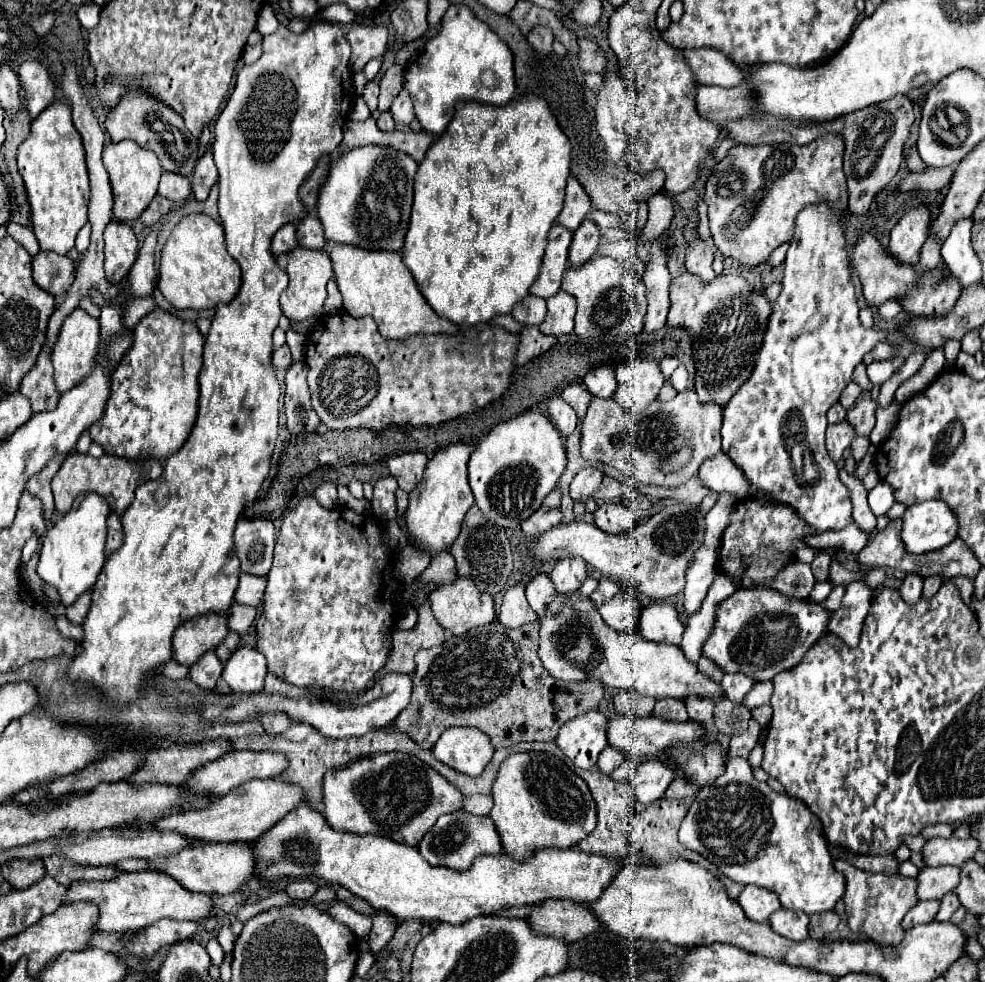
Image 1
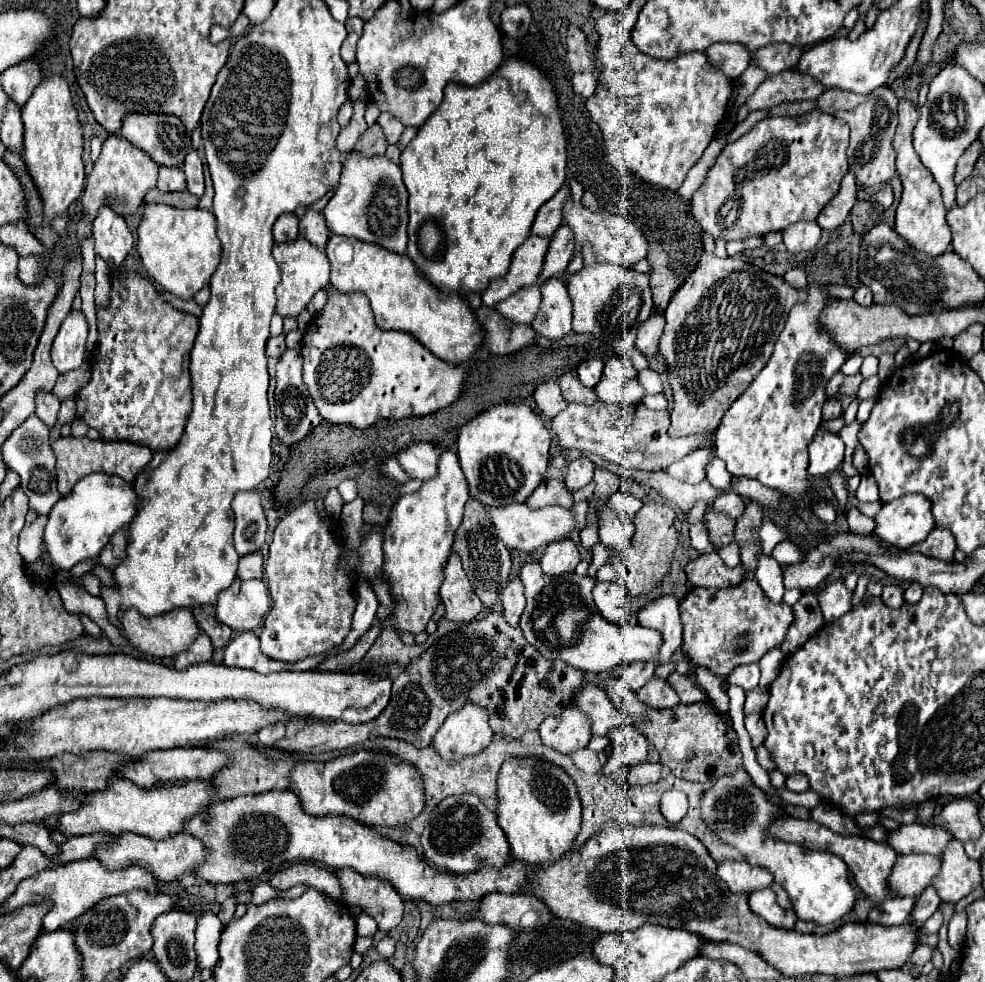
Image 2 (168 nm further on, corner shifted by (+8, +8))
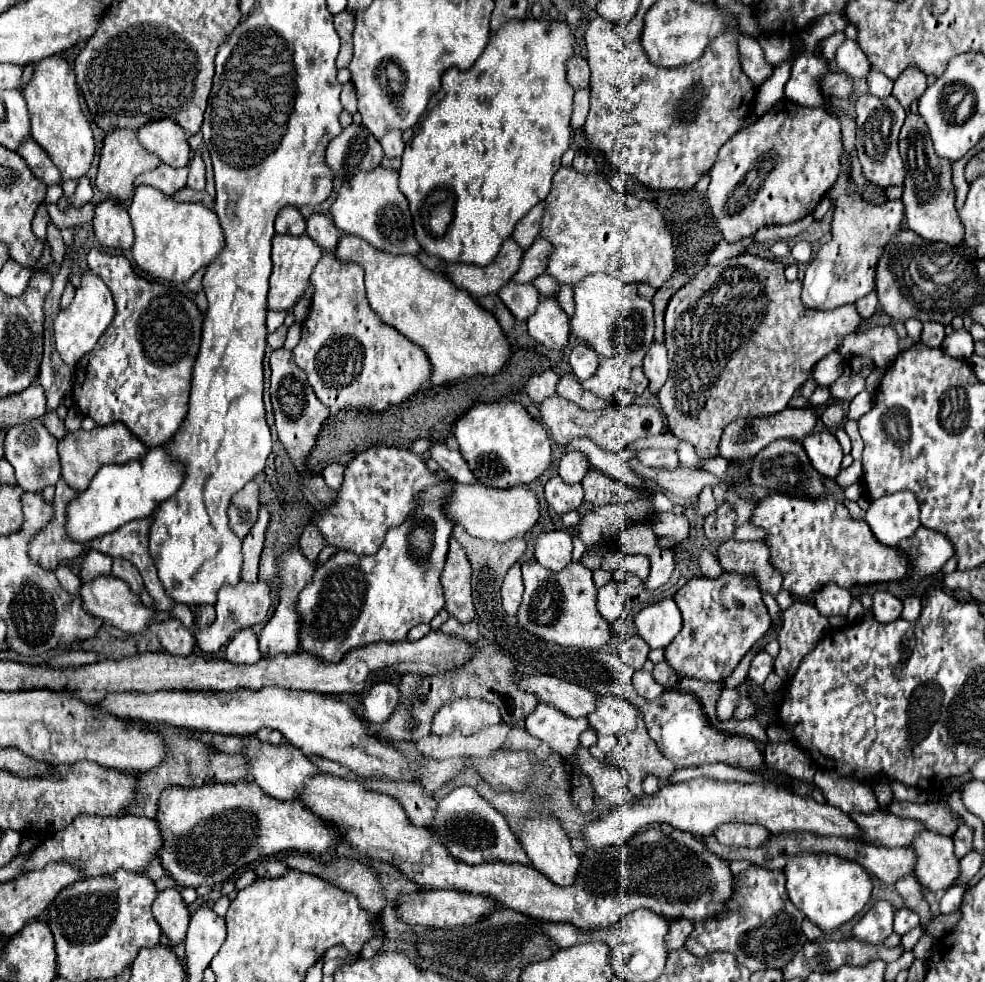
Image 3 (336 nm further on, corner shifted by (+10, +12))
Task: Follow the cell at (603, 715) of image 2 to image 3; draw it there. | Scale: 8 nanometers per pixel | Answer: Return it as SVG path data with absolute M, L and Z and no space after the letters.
M519 676L519 686L527 692L535 692L541 702L553 704L563 714L571 718L583 718L595 712L599 694L565 680L559 680L555 676Z

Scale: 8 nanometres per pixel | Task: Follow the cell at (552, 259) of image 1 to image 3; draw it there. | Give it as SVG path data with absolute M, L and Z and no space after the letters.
M513 238L503 244L495 264L489 266L467 266L467 264L447 264L447 276L463 290L467 290L473 298L487 296L499 292L521 268L523 254L527 250L521 248Z

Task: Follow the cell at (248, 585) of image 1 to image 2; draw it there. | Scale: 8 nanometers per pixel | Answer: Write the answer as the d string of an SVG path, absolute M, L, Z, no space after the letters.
M251 552L249 556L243 556L239 560L237 576L239 576L239 580L261 578L263 576L263 556L261 556L261 552Z

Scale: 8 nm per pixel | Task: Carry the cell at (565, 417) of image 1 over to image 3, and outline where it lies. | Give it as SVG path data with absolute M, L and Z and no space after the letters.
M547 370L543 374L531 376L531 380L527 382L527 394L531 398L531 402L541 404L547 398L557 396L557 386L559 386L559 376L553 370Z

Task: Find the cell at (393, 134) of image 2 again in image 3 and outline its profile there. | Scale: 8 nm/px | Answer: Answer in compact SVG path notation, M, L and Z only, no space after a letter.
M387 130L385 136L379 140L383 146L383 152L387 158L399 158L403 154L403 140L401 140L401 130Z

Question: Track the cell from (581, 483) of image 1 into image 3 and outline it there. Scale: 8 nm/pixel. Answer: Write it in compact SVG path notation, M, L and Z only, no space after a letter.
M567 452L559 462L559 476L567 484L577 484L583 480L589 468L591 464L583 452Z

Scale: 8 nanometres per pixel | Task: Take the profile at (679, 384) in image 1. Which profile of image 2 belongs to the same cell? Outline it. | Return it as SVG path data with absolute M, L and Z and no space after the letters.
M645 368L645 370L639 372L639 382L647 390L647 394L657 394L657 392L663 390L661 376L655 370L651 370L651 368Z

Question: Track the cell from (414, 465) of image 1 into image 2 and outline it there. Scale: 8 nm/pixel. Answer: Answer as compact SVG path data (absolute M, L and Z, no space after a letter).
M413 444L397 454L403 470L409 474L409 478L419 478L419 480L429 480L437 476L437 464L439 464L439 450L429 444Z

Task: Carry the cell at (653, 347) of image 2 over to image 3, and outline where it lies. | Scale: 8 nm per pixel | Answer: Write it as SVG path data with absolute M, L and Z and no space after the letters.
M651 342L649 344L647 354L645 354L645 360L643 360L643 370L645 370L647 378L651 380L653 394L657 394L657 390L667 380L667 370L669 370L665 344L659 344L659 342Z

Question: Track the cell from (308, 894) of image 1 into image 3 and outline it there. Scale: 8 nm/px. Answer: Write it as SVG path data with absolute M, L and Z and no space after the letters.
M269 858L269 860L263 860L259 866L257 866L257 874L261 878L279 878L279 876L285 876L289 872L289 866L281 860L275 860L275 858Z

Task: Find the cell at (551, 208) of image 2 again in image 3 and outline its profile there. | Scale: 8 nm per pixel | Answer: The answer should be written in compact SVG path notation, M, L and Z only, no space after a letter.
M541 202L539 206L535 206L535 208L515 226L513 238L515 238L519 244L523 244L523 248L529 248L529 246L535 242L535 238L539 236L543 212L545 212L545 202Z

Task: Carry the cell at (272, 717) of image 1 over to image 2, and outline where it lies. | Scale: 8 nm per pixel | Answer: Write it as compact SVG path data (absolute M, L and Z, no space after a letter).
M283 724L265 726L265 728L259 730L257 736L259 736L259 742L261 742L265 748L269 748L269 746L273 746L277 740L281 740L281 738L285 736L285 726L283 726Z

